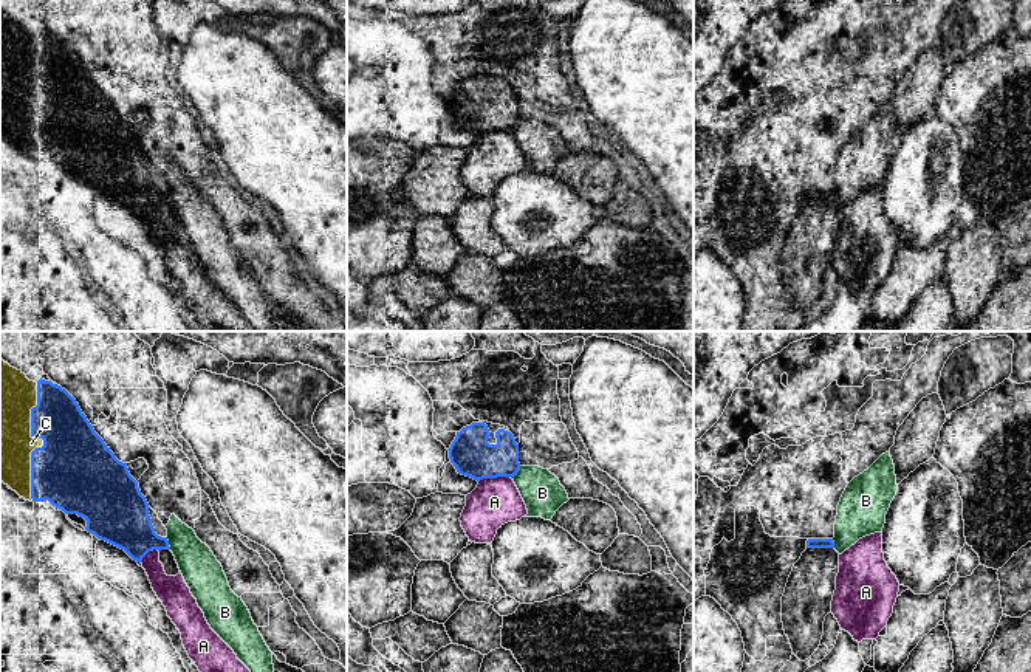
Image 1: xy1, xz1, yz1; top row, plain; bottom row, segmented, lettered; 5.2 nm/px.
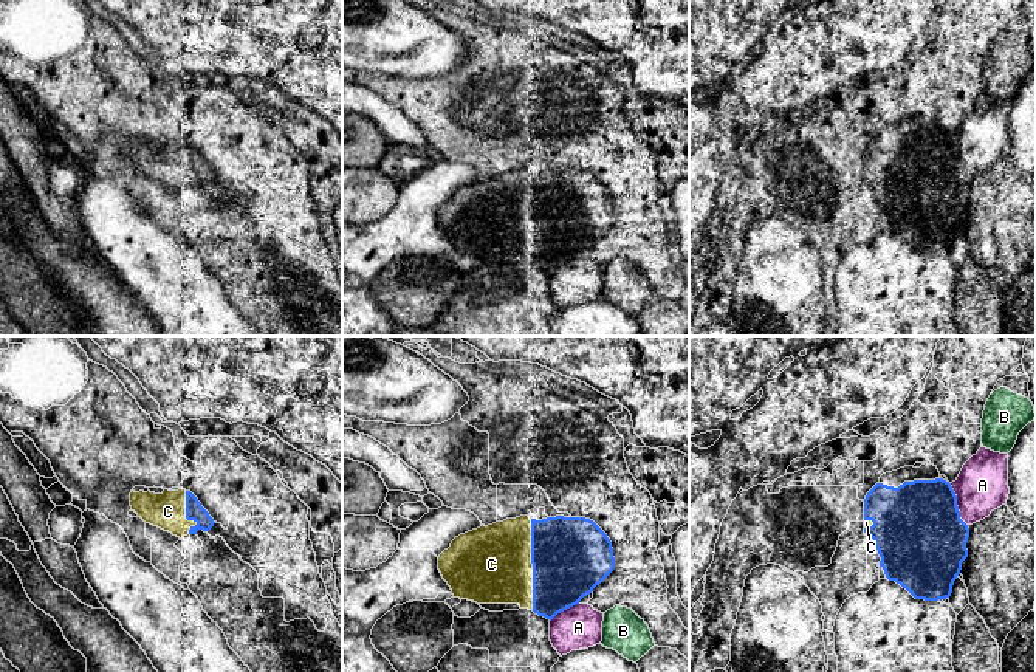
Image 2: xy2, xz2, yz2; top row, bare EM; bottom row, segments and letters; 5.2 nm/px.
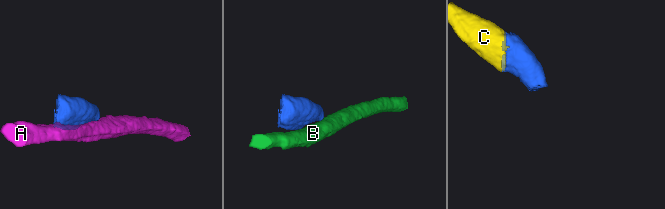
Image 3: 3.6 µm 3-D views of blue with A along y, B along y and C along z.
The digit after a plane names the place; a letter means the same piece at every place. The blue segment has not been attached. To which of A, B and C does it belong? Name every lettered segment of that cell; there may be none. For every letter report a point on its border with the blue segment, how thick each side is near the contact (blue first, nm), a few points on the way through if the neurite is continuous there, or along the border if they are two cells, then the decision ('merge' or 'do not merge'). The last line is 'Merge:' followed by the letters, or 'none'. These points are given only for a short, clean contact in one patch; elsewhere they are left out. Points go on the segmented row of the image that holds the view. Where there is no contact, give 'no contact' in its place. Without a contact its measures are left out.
A: meets blue in yz2 at (956, 505); 460 nm thick on the blue side, 280 nm on the other; do not merge
B: meets blue in xy1 at (167, 544); 260 nm thick on the blue side, 200 nm on the other; border along xy1 (166, 538), (171, 548); do not merge
C: meets blue in xy1 at (42, 438); 420 nm thick on the blue side, 320 nm on the other; merge
Merge: C

